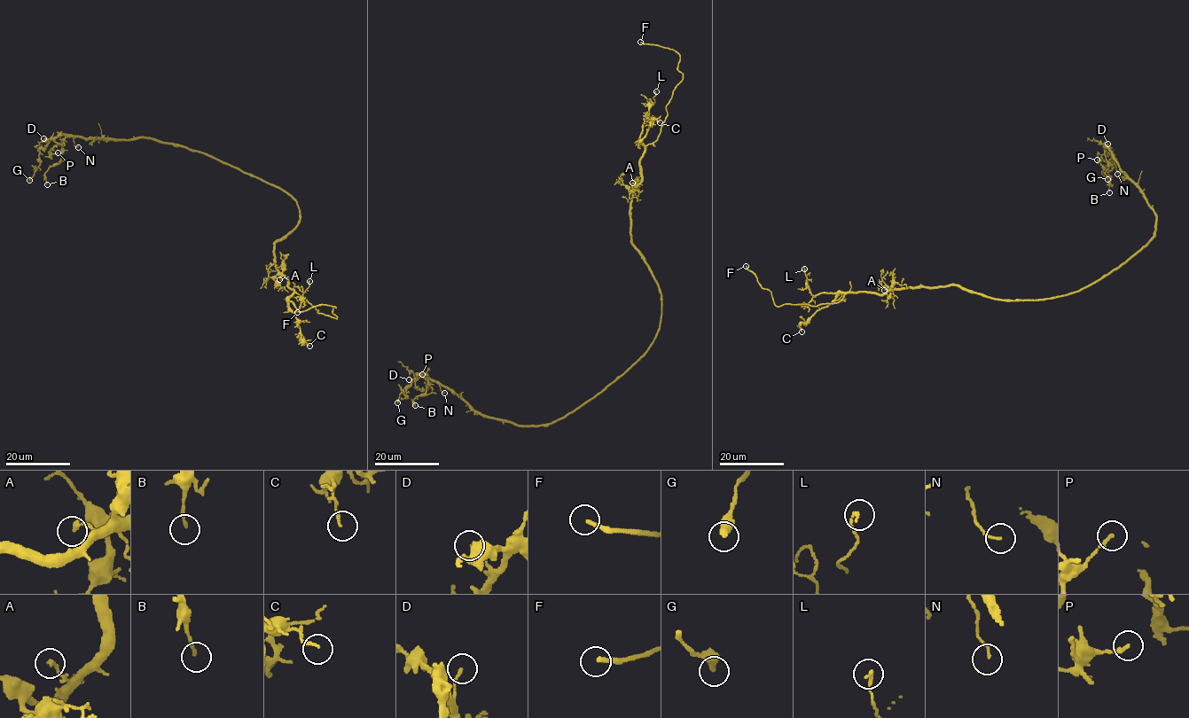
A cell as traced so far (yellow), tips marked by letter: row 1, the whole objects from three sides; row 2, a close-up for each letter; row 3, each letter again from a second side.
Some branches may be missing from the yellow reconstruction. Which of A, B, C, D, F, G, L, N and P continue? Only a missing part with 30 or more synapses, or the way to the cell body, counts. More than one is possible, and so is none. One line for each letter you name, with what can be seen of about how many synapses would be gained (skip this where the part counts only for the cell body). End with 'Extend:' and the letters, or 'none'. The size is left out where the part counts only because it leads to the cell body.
Extend: F

